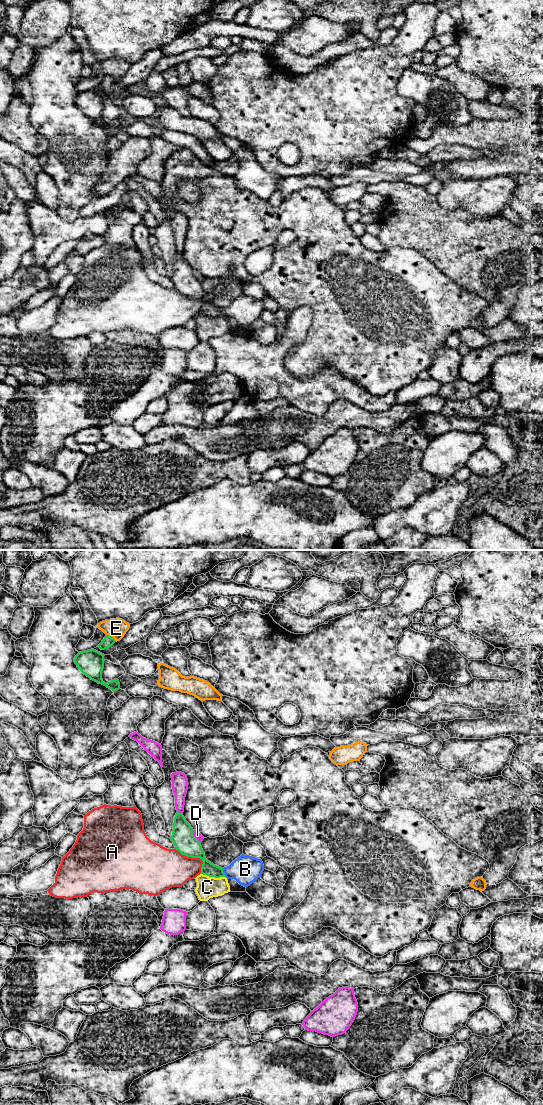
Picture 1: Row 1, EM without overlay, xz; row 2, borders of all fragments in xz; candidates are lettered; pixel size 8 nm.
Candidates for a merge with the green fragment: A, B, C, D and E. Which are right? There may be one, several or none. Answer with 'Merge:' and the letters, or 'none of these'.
Merge: none of these

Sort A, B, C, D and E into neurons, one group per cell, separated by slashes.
A / B / C / D / E

